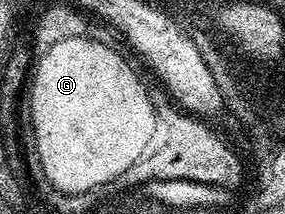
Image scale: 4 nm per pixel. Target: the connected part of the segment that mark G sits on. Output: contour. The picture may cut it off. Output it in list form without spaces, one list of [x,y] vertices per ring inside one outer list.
[[[71,39],[69,41],[63,41],[56,43],[55,45],[48,47],[45,49],[44,53],[40,56],[41,59],[38,61],[36,60],[35,63],[35,70],[32,72],[31,75],[31,86],[28,88],[27,91],[27,99],[29,95],[29,119],[31,122],[33,122],[33,143],[35,146],[37,146],[37,159],[39,162],[41,162],[41,171],[43,174],[45,174],[45,179],[47,182],[50,183],[51,186],[54,187],[54,192],[57,193],[64,193],[64,194],[83,194],[84,191],[97,191],[98,189],[101,189],[101,186],[103,185],[109,185],[111,184],[113,173],[116,173],[117,171],[121,171],[126,167],[126,165],[129,164],[129,162],[132,162],[133,158],[136,157],[136,155],[141,152],[141,146],[143,146],[143,141],[148,138],[148,131],[149,126],[151,126],[151,112],[149,111],[149,102],[147,102],[146,99],[143,98],[141,95],[141,86],[138,85],[135,80],[133,80],[133,75],[128,75],[128,71],[131,70],[131,62],[128,58],[124,59],[123,56],[121,56],[122,52],[118,50],[116,47],[108,47],[107,45],[99,45],[99,41],[95,41],[94,39]]]

